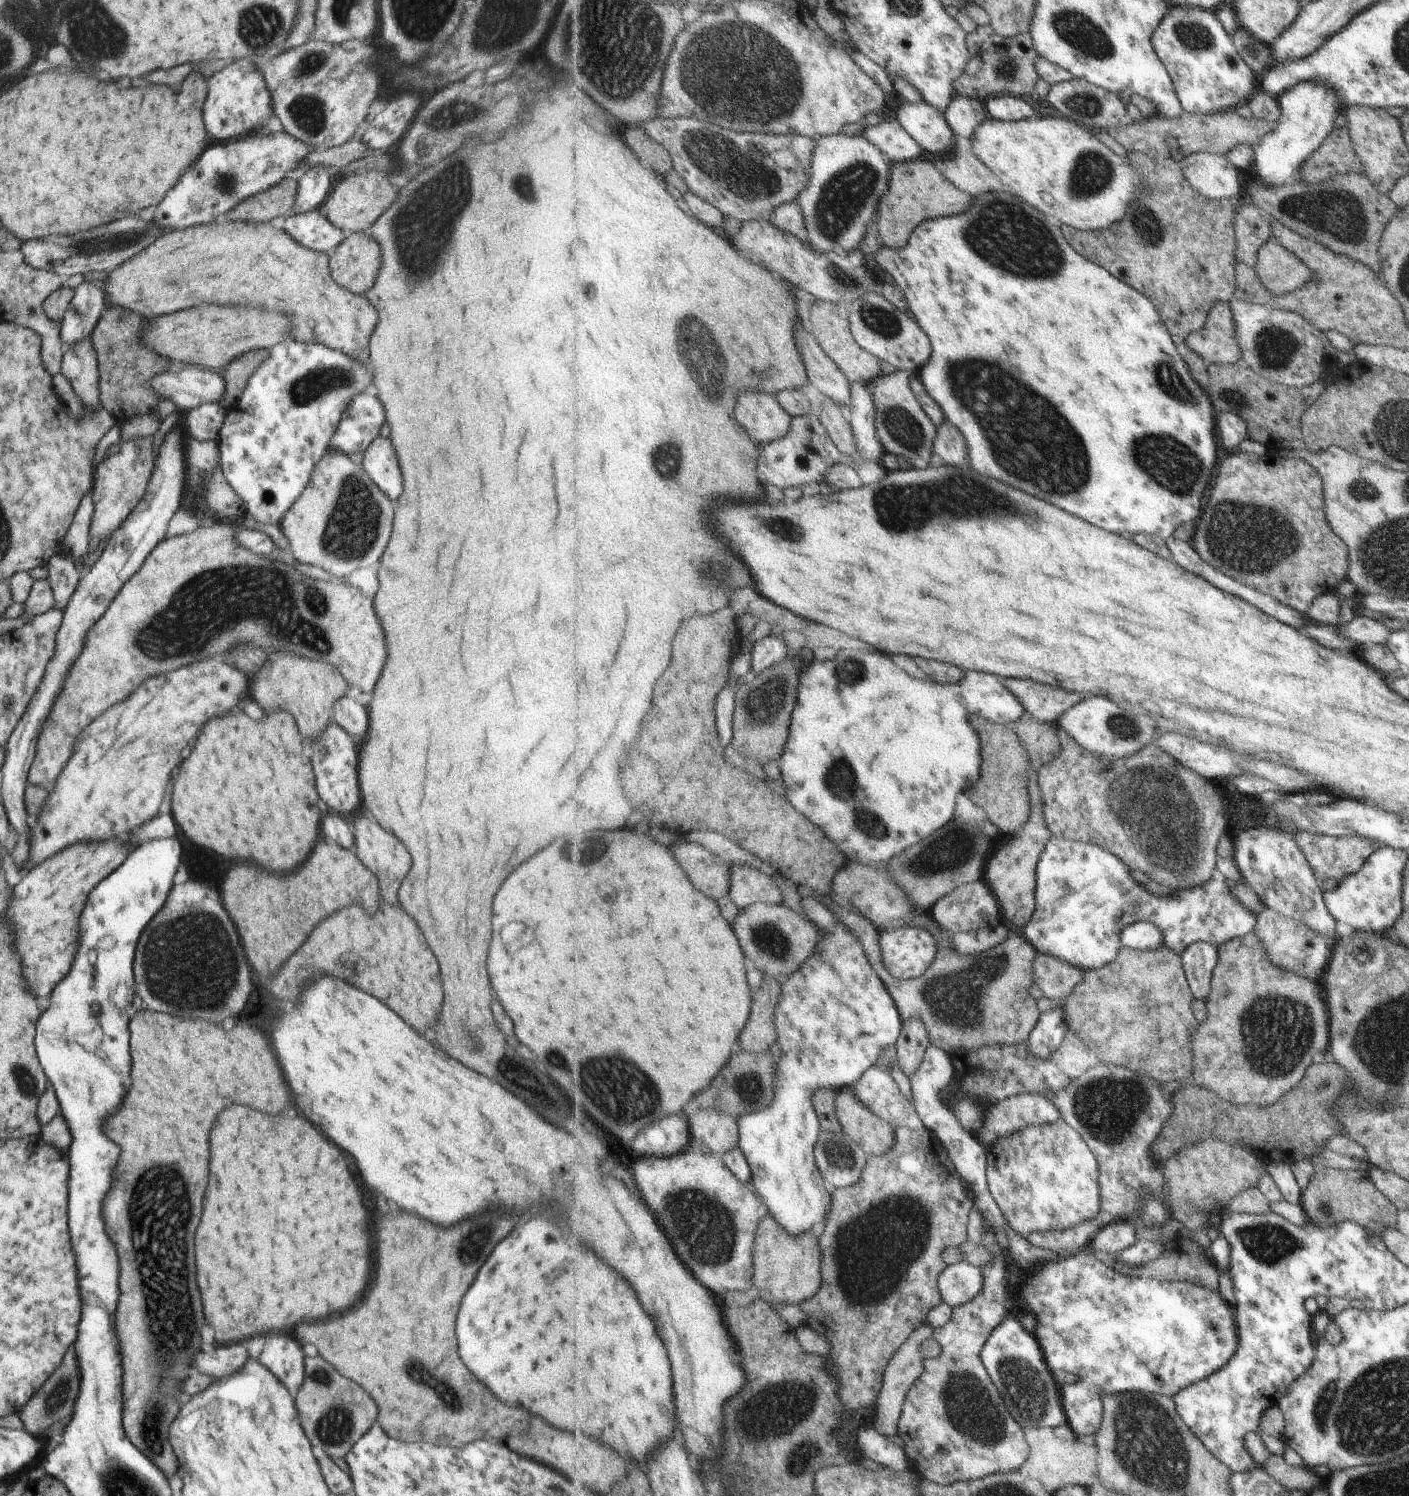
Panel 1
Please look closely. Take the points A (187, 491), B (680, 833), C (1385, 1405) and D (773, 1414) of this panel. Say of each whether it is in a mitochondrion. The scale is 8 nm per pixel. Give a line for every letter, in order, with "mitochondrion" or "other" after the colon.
A: other
B: other
C: mitochondrion
D: mitochondrion

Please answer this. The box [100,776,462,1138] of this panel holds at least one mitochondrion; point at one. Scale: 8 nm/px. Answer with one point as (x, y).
(191, 964)

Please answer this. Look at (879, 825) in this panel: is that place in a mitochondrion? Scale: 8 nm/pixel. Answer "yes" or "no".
yes

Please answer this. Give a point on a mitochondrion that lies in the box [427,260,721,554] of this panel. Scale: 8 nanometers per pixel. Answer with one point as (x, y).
(690, 334)

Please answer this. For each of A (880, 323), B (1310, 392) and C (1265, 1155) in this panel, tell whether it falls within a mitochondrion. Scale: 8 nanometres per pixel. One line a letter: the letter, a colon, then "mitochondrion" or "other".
A: mitochondrion
B: other
C: other

